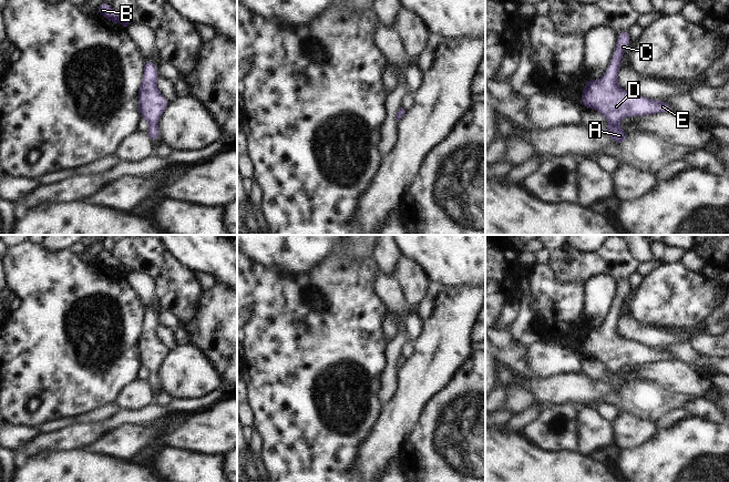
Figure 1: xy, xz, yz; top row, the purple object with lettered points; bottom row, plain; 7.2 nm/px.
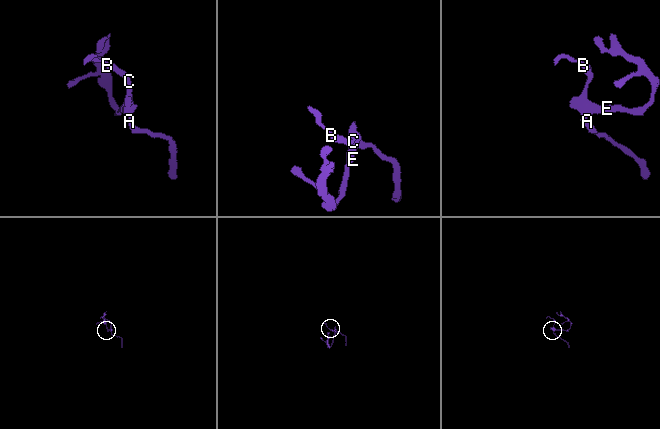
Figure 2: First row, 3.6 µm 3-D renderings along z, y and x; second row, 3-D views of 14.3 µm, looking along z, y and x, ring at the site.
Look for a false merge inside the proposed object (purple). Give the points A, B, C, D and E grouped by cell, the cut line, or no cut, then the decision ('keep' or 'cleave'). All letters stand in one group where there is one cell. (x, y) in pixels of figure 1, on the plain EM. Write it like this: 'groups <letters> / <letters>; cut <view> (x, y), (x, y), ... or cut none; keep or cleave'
groups A B C D E; cut none; keep

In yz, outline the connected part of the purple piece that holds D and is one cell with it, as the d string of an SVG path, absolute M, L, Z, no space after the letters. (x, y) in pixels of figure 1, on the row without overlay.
M622 279L618 283L607 319L598 329L589 327L581 346L583 355L597 358L609 370L609 375L603 381L610 384L618 393L622 393L628 386L628 381L619 375L623 367L672 360L670 353L665 349L654 349L633 340L626 340L618 334L620 310L629 289L629 279Z

